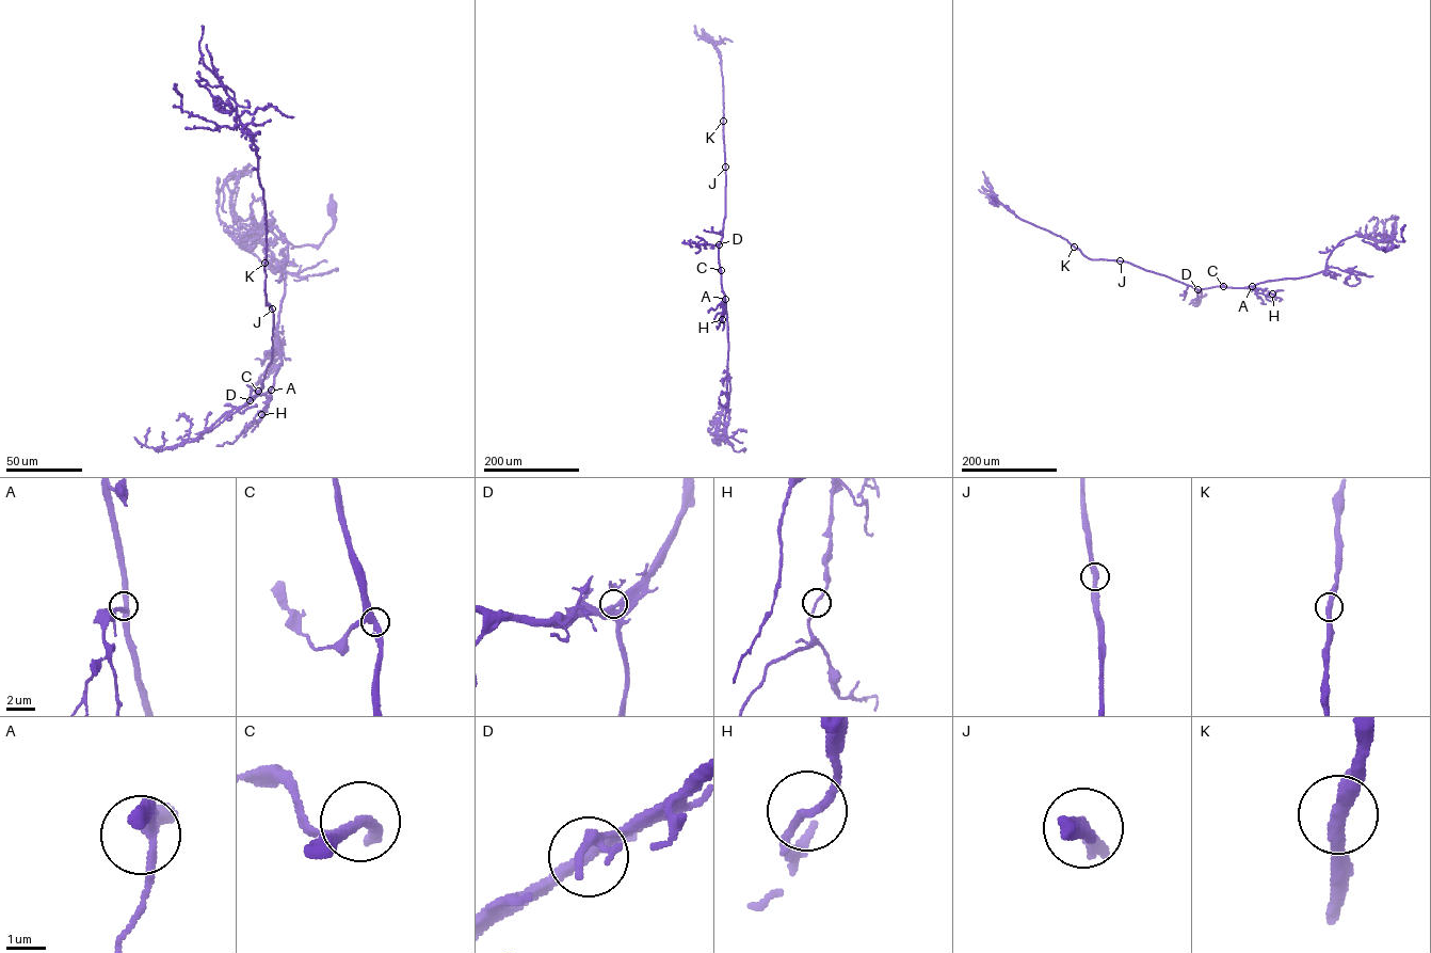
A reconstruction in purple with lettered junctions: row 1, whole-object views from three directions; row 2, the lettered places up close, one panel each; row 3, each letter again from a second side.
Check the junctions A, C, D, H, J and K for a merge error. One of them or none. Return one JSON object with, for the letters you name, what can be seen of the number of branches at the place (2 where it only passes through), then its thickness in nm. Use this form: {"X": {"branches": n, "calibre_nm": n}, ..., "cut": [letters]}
{"cut": []}

